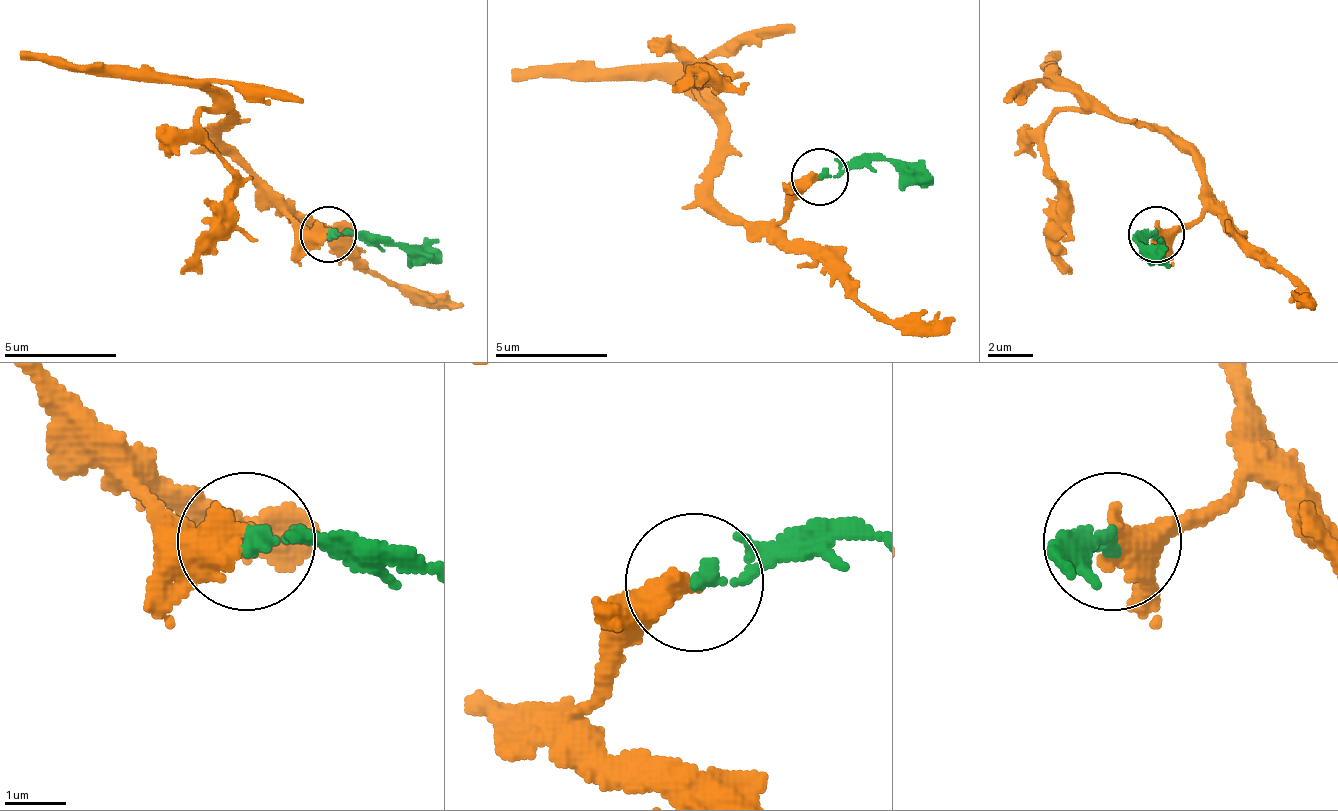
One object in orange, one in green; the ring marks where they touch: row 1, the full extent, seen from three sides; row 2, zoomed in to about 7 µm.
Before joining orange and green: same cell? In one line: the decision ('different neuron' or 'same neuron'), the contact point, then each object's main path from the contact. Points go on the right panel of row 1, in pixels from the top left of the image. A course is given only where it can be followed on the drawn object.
same neuron; place (1156, 234); course orange (1157, 233), (1202, 210), (1202, 171), (1163, 131), (1061, 109), (1044, 142), (1056, 176), (1056, 255), (1072, 272); course green (1157, 233), (1140, 244), (1163, 255)

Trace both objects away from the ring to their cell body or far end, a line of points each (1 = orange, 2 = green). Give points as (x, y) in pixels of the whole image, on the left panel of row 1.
1: (330, 233), (245, 171), (222, 131), (228, 114), (200, 109), (205, 142), (234, 176), (234, 221), (183, 272)
2: (330, 233), (409, 244), (442, 255)

